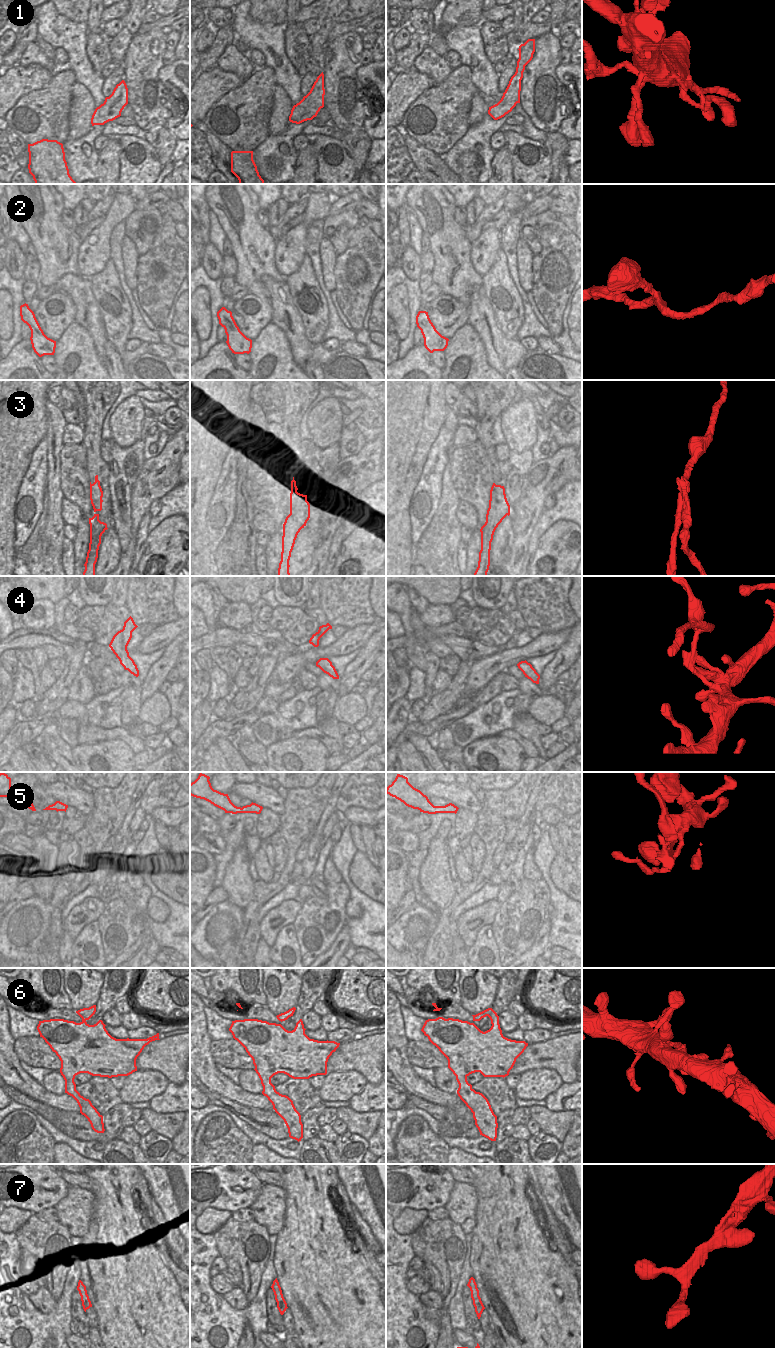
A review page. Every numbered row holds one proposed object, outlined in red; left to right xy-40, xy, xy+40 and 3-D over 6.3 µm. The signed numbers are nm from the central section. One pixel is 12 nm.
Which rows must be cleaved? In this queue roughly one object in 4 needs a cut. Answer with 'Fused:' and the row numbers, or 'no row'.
Fused: 1, 3, 4, 5

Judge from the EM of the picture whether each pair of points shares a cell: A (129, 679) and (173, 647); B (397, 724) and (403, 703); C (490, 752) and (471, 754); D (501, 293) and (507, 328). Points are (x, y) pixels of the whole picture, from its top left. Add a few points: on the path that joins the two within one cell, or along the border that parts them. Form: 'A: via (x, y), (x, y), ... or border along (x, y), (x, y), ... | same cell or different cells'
A: border along (142, 682), (140, 689) | different cells
B: via (396, 719), (398, 708) | same cell
C: via (485, 751), (476, 754) | same cell
D: via (506, 302), (507, 319) | same cell

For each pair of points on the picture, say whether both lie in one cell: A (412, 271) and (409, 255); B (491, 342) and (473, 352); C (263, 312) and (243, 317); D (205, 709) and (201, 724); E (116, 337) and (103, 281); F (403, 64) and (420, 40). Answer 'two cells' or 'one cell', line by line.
A: one cell
B: two cells
C: one cell
D: one cell
E: one cell
F: one cell

